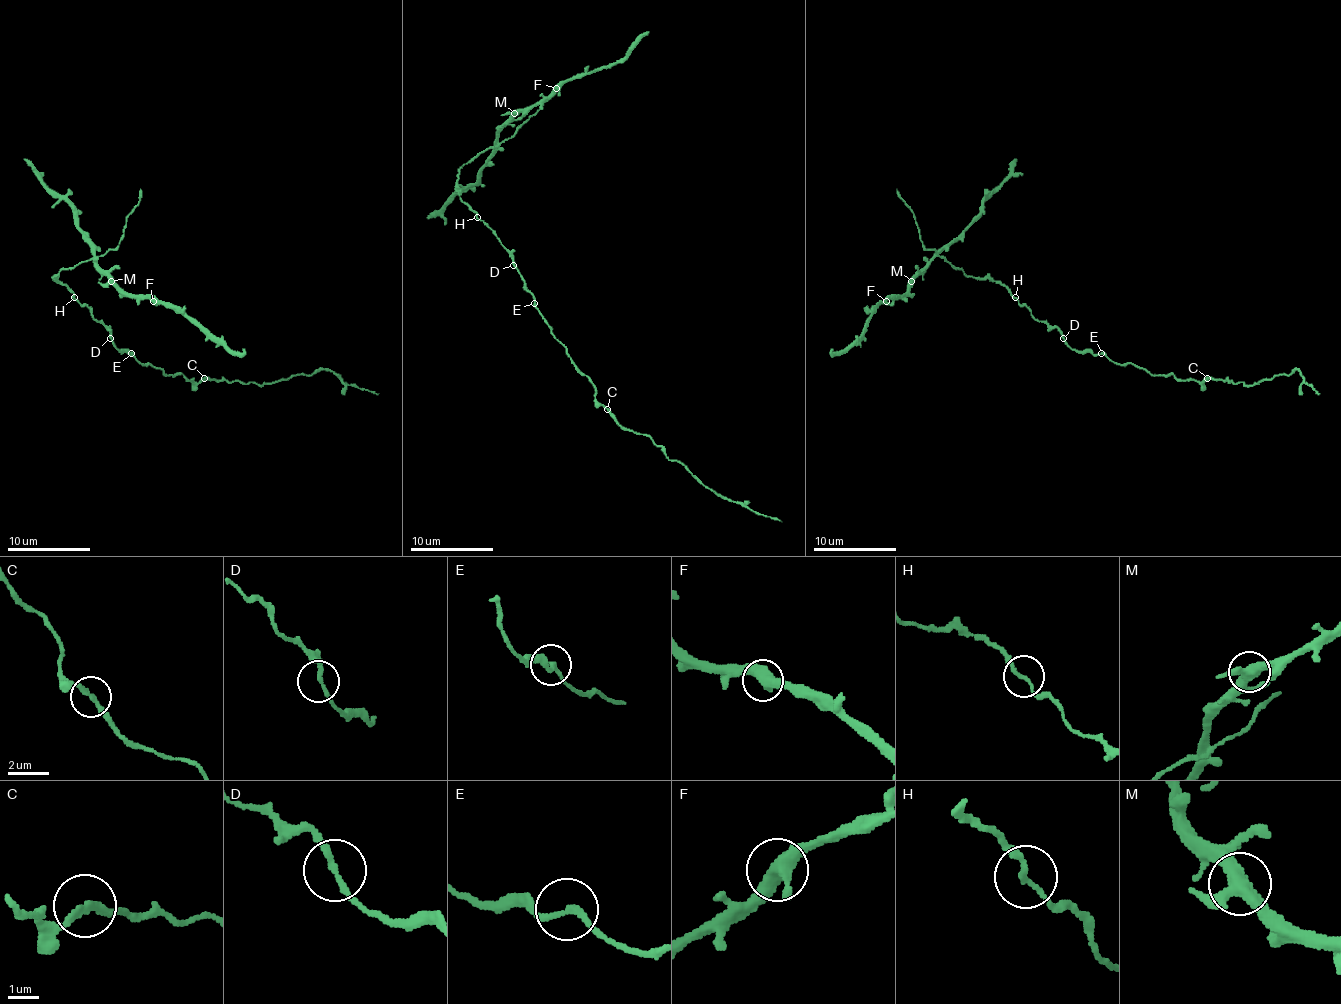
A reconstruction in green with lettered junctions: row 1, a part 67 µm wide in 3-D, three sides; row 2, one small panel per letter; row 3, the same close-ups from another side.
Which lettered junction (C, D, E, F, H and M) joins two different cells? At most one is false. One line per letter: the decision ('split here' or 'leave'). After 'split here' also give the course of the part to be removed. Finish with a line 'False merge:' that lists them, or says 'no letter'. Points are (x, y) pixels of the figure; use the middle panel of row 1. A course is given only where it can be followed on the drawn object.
C: leave
D: leave
E: leave
F: leave
H: leave
M: leave
False merge: no letter

